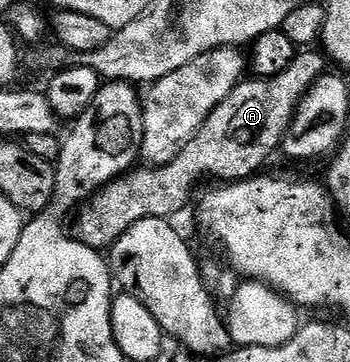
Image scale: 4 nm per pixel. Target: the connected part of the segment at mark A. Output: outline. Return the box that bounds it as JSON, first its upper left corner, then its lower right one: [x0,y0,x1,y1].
[74,51,326,251]

